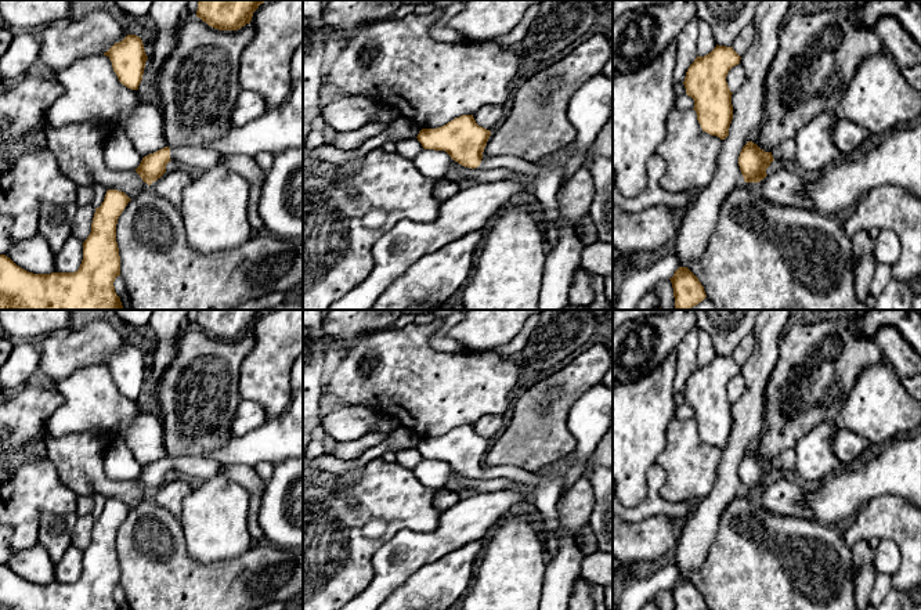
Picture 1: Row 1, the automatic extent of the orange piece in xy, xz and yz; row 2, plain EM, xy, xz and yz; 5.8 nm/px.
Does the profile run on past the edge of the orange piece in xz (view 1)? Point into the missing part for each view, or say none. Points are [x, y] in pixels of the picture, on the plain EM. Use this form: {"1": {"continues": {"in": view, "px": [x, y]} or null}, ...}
{"1": {"continues": {"in": "xz", "px": [512, 473]}}}

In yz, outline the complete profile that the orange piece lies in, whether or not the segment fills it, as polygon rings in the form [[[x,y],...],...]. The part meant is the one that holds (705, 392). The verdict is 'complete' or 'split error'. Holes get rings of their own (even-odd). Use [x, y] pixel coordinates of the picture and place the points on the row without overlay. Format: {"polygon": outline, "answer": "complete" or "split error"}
{"polygon": [[[718,355],[698,367],[685,387],[686,404],[694,409],[694,420],[703,441],[725,450],[733,429],[732,401],[726,386],[740,373],[741,367],[733,357]]], "answer": "complete"}

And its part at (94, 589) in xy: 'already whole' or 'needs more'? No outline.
already whole

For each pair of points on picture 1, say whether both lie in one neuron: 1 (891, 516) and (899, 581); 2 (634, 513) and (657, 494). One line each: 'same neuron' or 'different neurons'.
1: same neuron
2: same neuron

